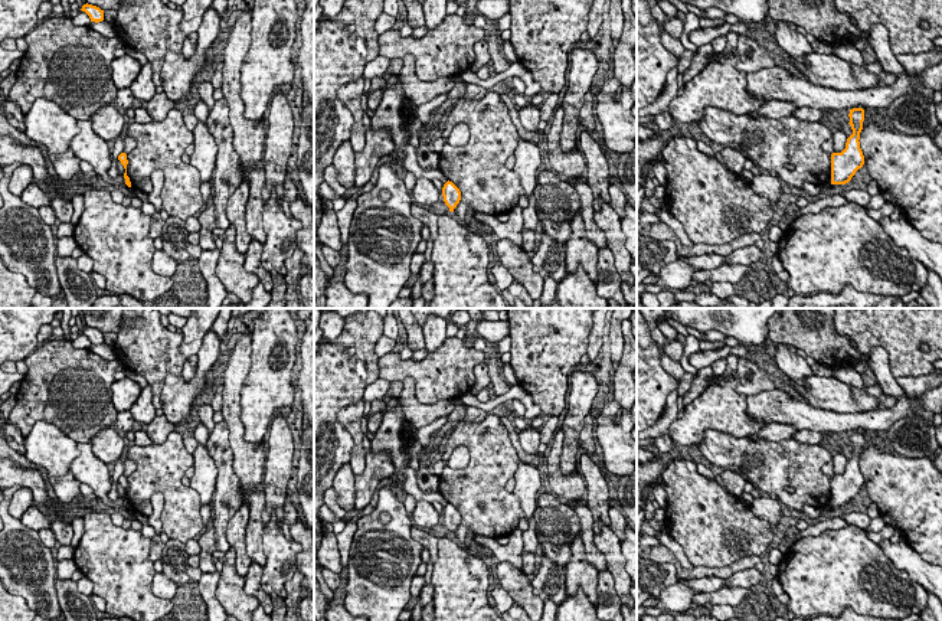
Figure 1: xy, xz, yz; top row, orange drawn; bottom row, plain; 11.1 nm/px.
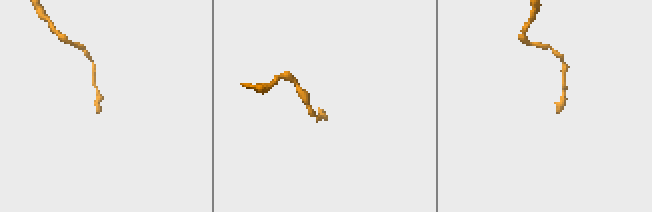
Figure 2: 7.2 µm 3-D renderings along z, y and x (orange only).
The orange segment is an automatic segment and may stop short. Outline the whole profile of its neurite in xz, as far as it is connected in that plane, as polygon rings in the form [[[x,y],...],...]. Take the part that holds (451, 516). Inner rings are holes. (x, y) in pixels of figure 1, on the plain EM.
[[[448,503],[442,510],[442,519],[445,527],[449,530],[449,535],[454,535],[454,532],[461,523],[459,511],[452,504]]]

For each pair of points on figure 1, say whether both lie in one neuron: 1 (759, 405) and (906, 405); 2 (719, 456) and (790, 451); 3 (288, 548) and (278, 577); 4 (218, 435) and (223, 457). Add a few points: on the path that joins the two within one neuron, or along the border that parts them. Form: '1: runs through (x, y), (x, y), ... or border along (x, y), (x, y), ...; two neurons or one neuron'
1: runs through (795, 412), (823, 421), (870, 421); one neuron
2: runs through (736, 456), (772, 457); one neuron
3: runs through (281, 555), (278, 569); one neuron
4: runs through (218, 441), (221, 451); one neuron

